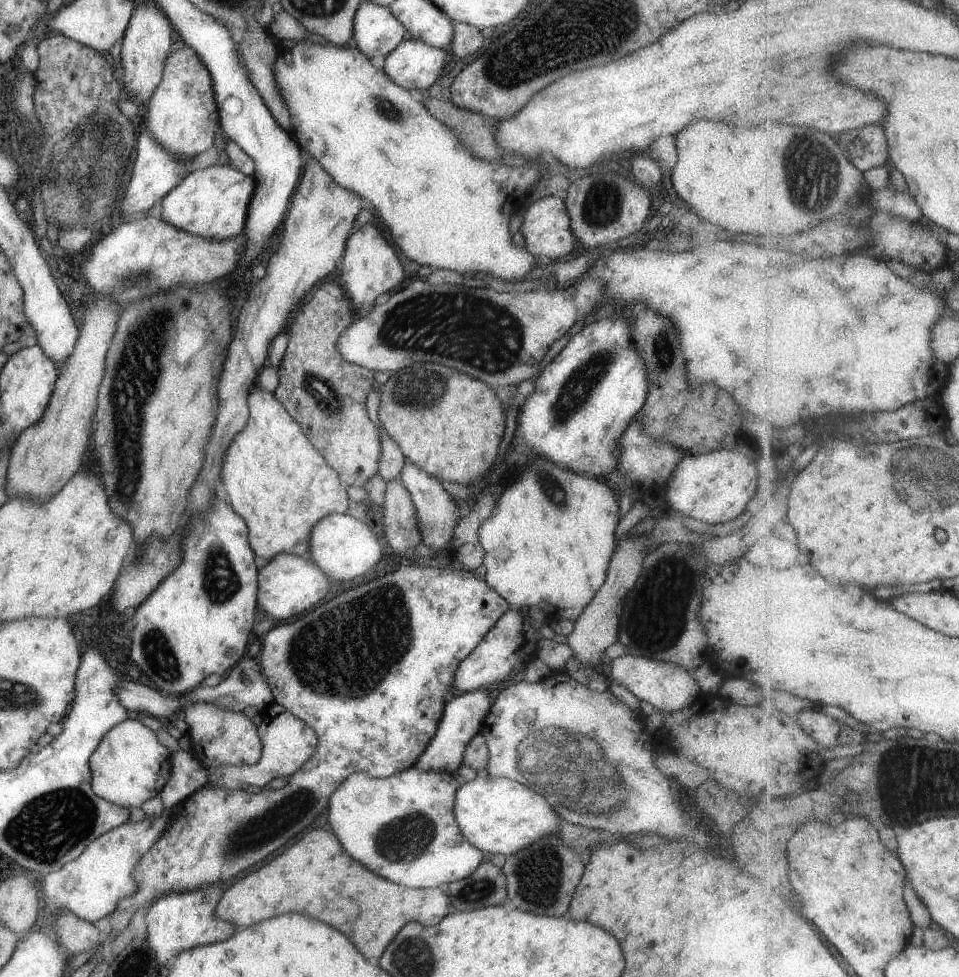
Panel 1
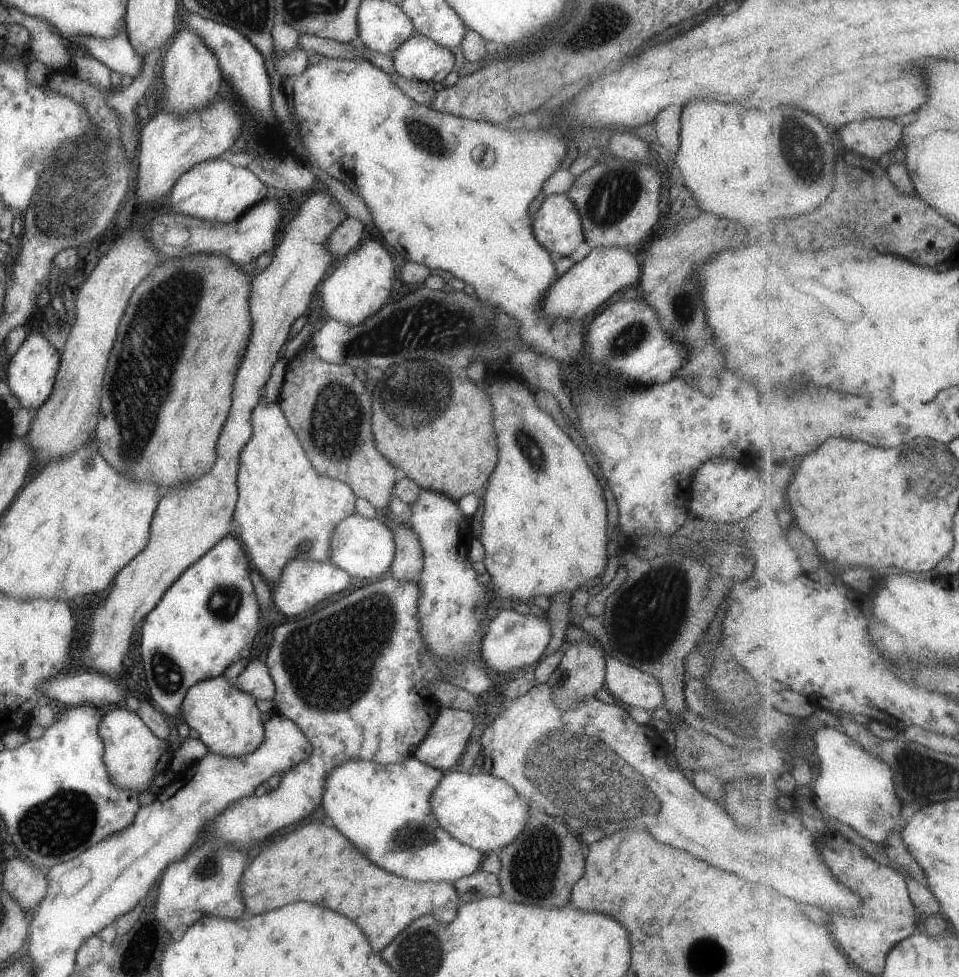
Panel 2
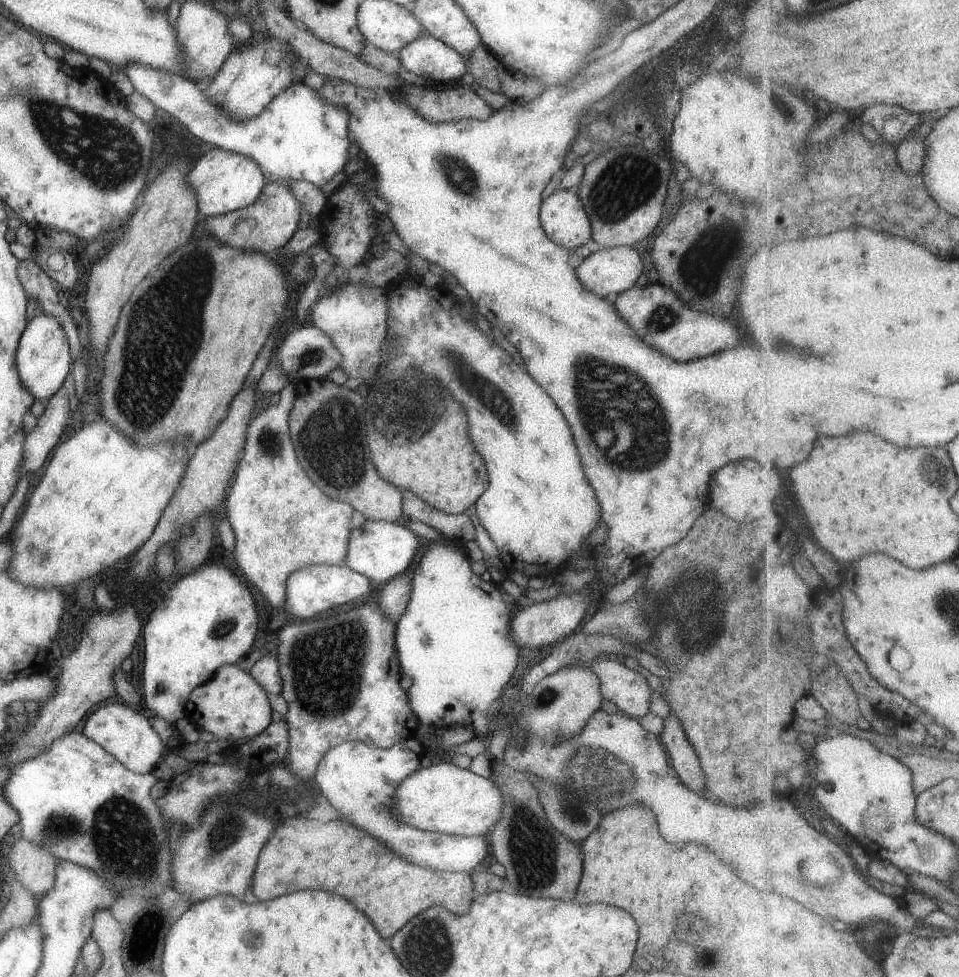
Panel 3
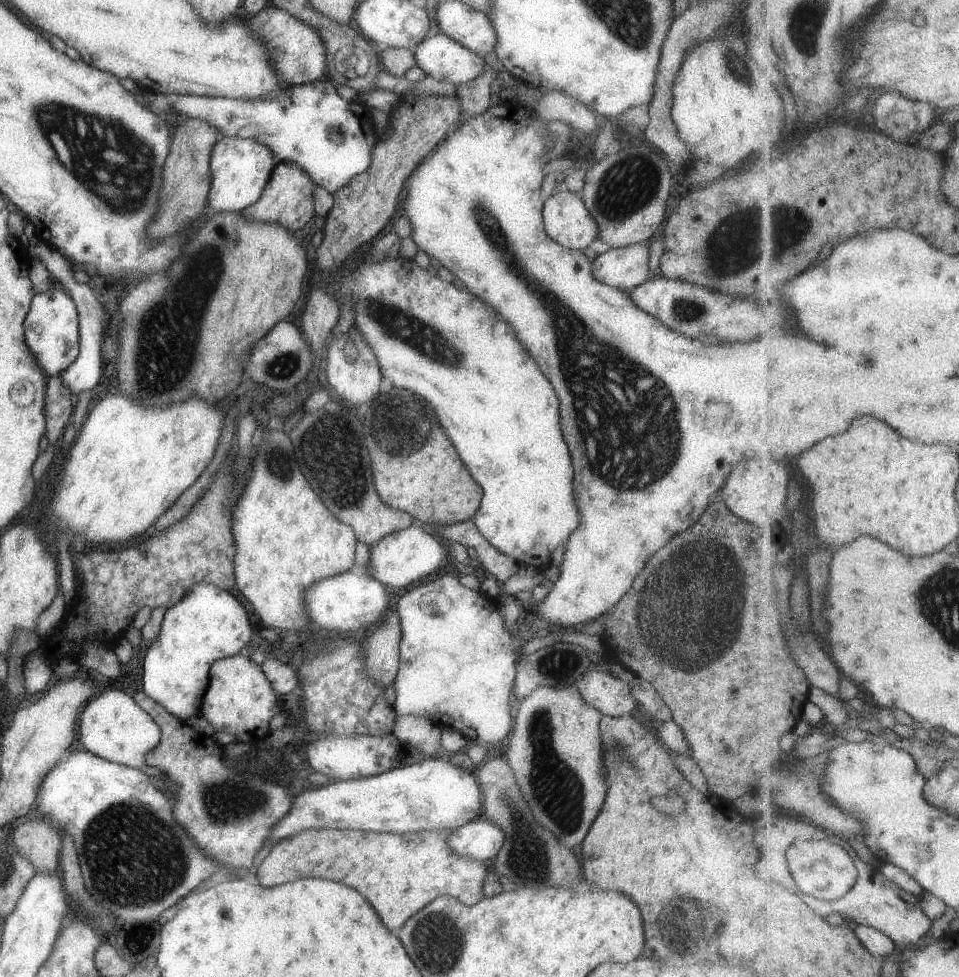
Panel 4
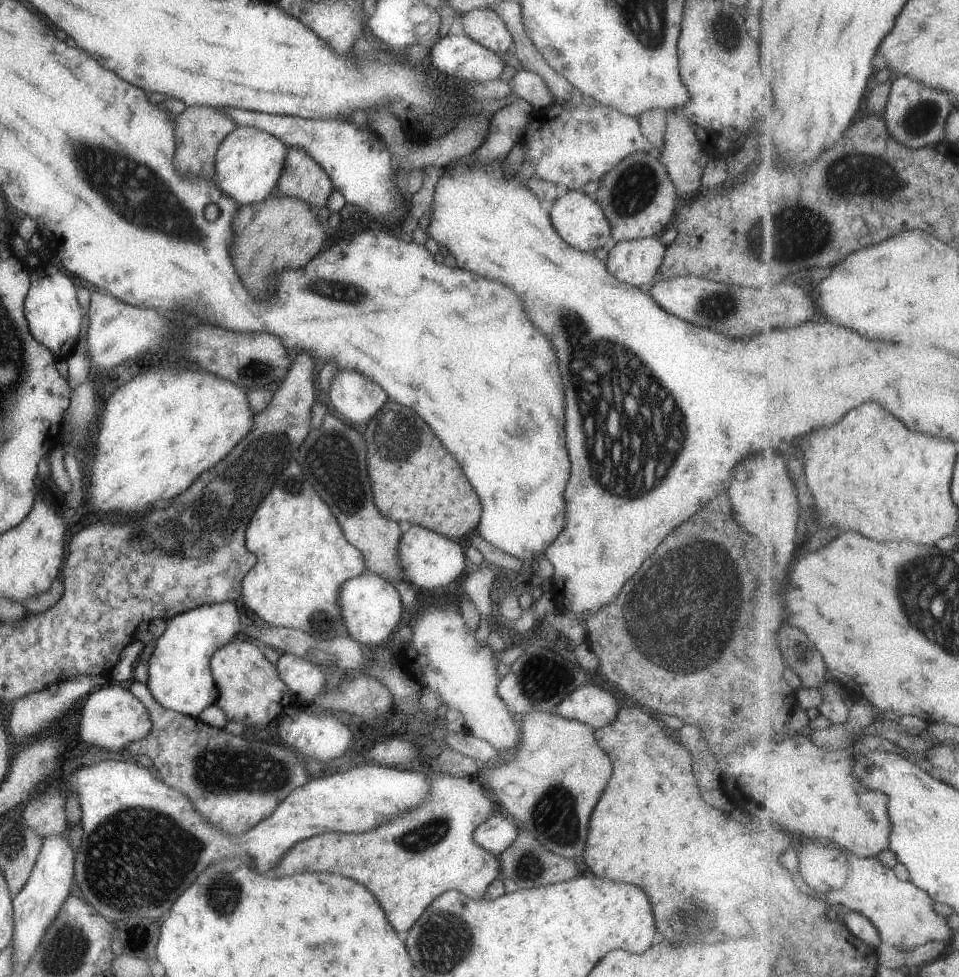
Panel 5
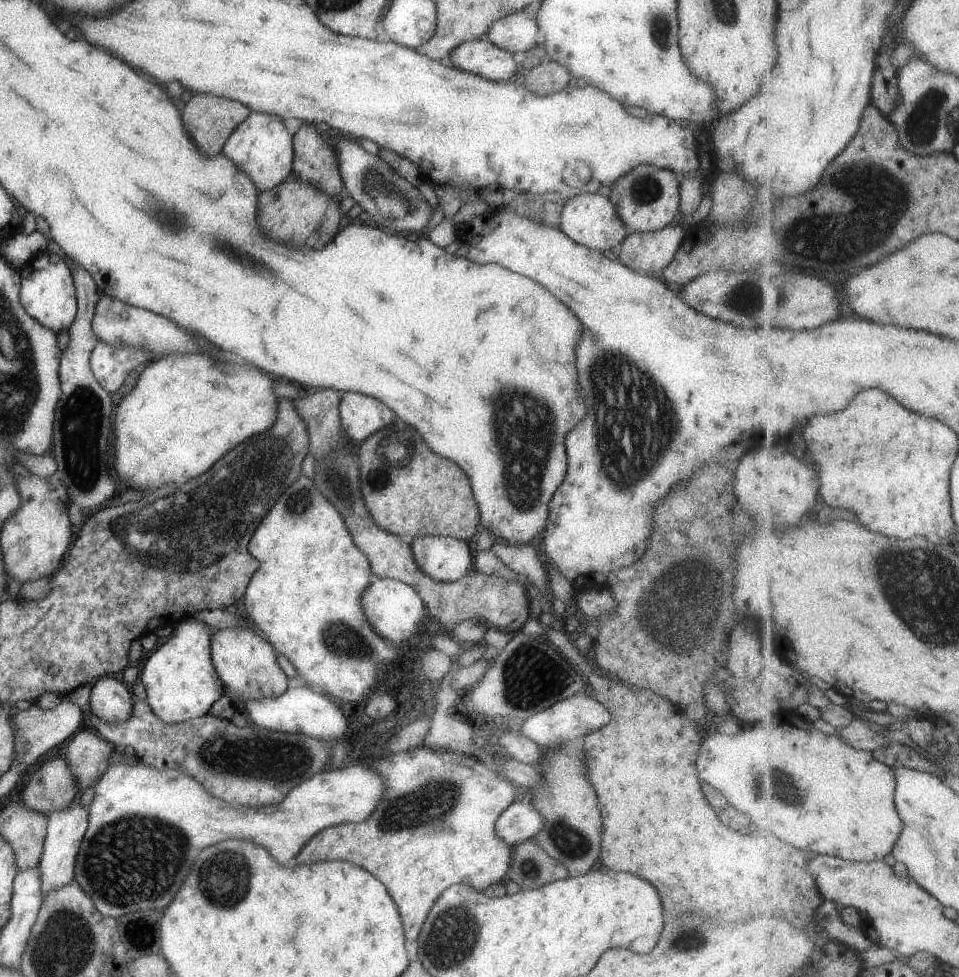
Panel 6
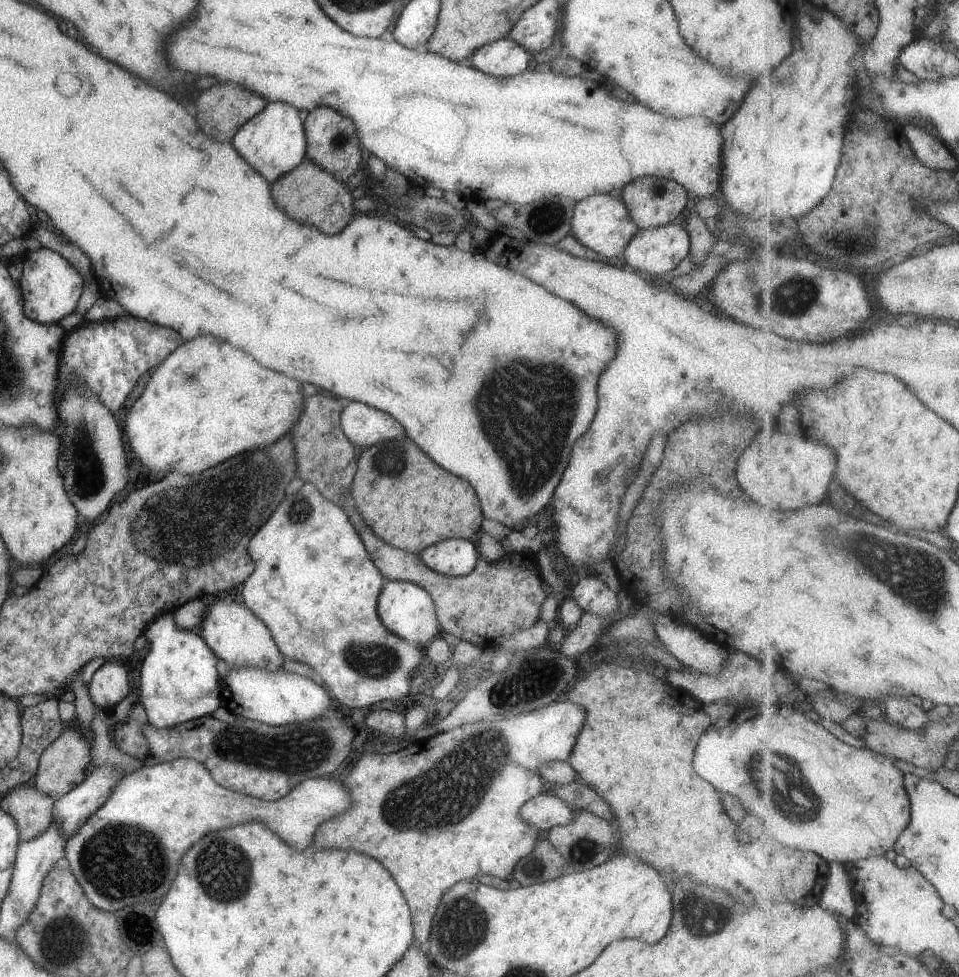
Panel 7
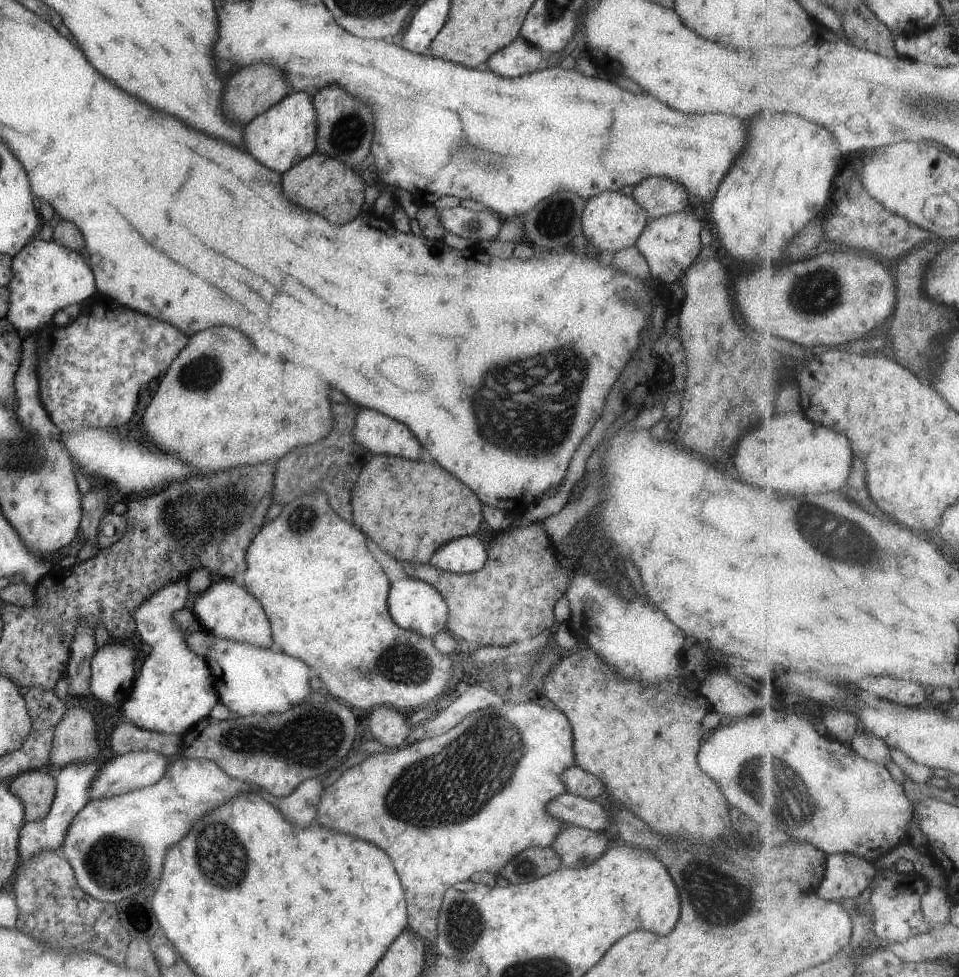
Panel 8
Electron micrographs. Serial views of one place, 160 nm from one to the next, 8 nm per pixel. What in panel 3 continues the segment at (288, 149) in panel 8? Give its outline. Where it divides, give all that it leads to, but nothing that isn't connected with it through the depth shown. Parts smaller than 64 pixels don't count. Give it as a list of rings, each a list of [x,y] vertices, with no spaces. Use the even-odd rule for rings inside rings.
[[[215,146],[192,167],[187,174],[187,182],[193,186],[197,196],[199,222],[251,205],[266,184],[261,168],[257,162],[253,162],[253,158],[245,158],[241,154],[234,154]]]

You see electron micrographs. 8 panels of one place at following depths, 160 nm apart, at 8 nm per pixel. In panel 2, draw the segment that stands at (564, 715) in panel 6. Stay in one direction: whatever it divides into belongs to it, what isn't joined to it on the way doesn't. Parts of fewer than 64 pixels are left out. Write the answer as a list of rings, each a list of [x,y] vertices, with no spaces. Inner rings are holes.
[[[605,657],[604,662],[604,686],[619,705],[645,709],[650,713],[657,707],[663,707],[663,693],[653,675],[619,662],[613,657]]]

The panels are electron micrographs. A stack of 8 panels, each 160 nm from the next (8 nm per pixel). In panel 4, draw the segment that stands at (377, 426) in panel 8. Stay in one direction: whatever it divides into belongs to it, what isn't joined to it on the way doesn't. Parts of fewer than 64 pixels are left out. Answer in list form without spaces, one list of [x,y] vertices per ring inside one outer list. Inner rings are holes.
[[[332,330],[327,350],[325,353],[325,380],[327,386],[331,388],[331,392],[337,398],[343,398],[351,404],[363,404],[365,400],[373,398],[375,394],[379,393],[379,380],[381,380],[381,373],[375,355],[367,341],[357,334],[355,330],[349,332],[337,332]]]

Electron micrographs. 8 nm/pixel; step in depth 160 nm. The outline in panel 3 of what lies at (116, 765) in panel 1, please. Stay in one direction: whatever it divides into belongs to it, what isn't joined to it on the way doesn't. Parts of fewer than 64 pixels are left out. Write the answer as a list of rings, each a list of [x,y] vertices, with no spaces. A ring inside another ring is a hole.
[[[113,702],[113,704],[103,704],[97,707],[85,718],[81,734],[87,740],[101,746],[101,749],[105,750],[107,754],[111,754],[111,757],[125,766],[126,770],[136,774],[149,773],[155,766],[155,762],[167,753],[161,738],[149,725],[147,715],[126,703]]]

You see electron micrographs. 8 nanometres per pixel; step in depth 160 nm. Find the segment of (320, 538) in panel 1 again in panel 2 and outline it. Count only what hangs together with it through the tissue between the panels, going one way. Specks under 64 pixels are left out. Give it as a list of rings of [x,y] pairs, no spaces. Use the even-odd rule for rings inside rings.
[[[353,512],[349,516],[342,518],[333,527],[329,546],[326,560],[333,564],[333,566],[344,570],[351,578],[373,580],[373,578],[379,579],[381,574],[385,573],[390,566],[394,554],[394,537],[385,524],[381,524],[381,522],[378,522],[375,518],[366,518]]]

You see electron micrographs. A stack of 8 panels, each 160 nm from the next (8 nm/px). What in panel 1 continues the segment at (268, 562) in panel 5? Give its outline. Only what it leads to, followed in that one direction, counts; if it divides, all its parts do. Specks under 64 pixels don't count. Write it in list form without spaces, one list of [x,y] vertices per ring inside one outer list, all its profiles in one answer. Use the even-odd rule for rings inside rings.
[[[254,385],[248,392],[247,398],[247,410],[248,417],[240,430],[240,433],[233,435],[231,442],[228,444],[226,451],[223,453],[223,458],[220,464],[220,482],[219,489],[228,505],[233,509],[235,514],[243,519],[243,522],[247,524],[247,540],[254,556],[259,558],[266,558],[269,560],[274,554],[277,553],[289,553],[295,556],[307,556],[308,554],[308,536],[313,524],[315,524],[320,518],[323,518],[328,514],[340,514],[343,515],[348,507],[347,493],[345,493],[345,485],[339,480],[337,471],[331,468],[325,459],[319,454],[313,445],[309,442],[309,439],[301,432],[300,426],[296,420],[293,420],[289,413],[281,406],[281,403],[273,396],[273,393],[269,393],[261,389],[259,386]]]

